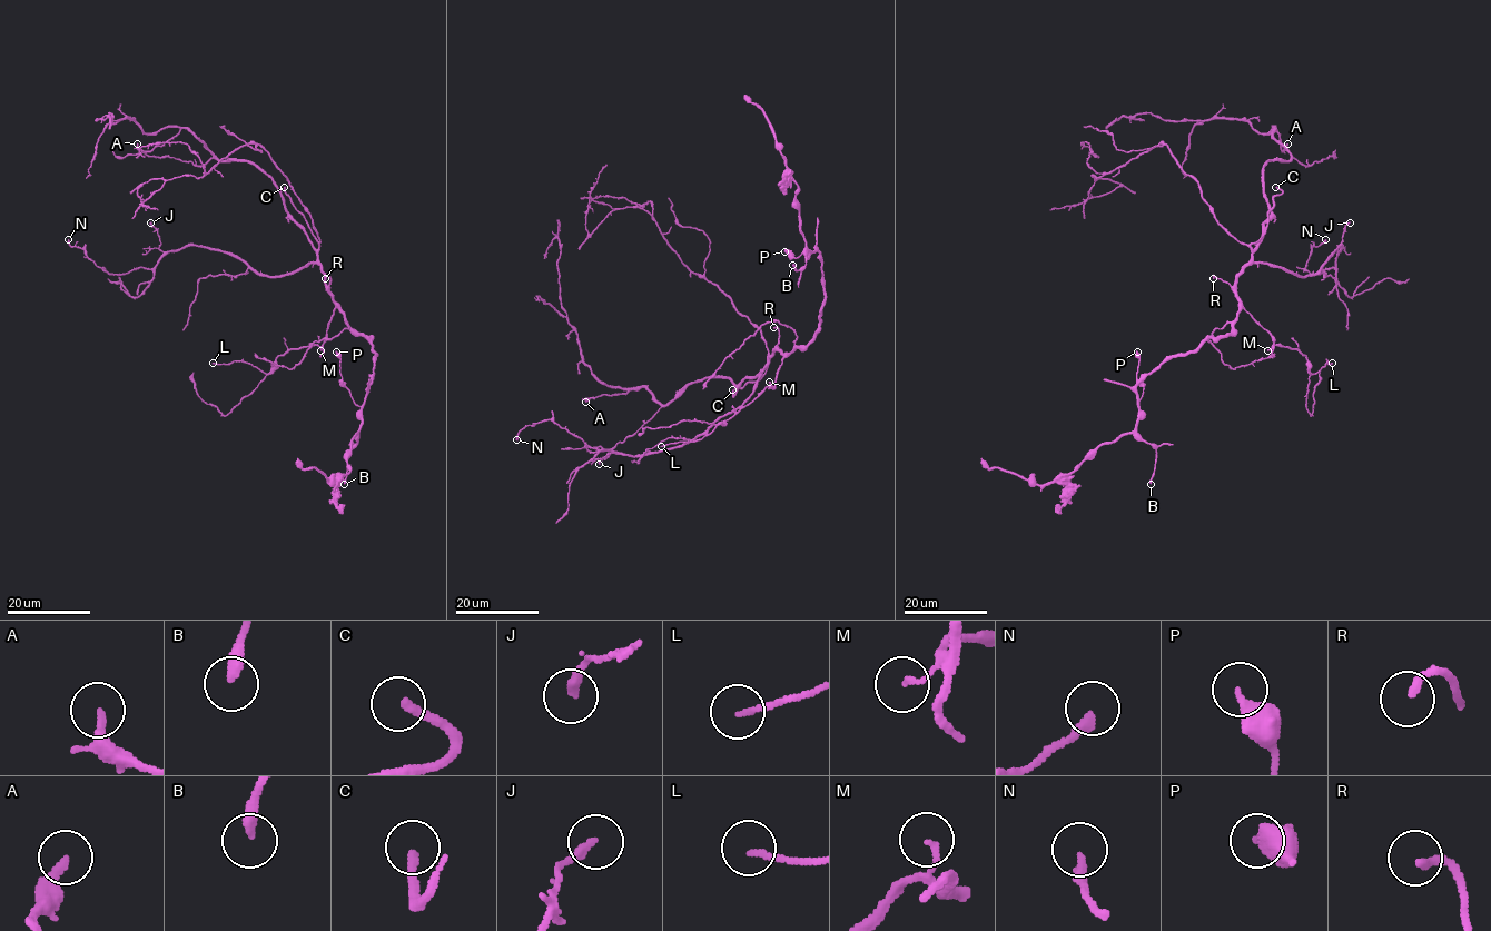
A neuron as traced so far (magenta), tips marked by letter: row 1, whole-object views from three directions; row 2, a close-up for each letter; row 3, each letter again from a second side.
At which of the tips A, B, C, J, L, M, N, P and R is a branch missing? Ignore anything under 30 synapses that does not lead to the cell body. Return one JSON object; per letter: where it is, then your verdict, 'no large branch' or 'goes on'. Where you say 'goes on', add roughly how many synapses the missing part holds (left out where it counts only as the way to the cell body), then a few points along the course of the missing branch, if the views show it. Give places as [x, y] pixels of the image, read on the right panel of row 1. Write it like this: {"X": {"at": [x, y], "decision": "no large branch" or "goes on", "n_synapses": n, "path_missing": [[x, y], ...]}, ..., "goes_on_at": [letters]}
{"A": {"at": [1287, 144], "decision": "no large branch"}, "B": {"at": [1151, 484], "decision": "no large branch"}, "C": {"at": [1275, 187], "decision": "goes on", "path_missing": [[1275, 187], [1275, 174], [1306, 137], [1322, 96], [1321, 66], [1311, 78], [1305, 73], [1350, 35], [1375, 26]]}, "J": {"at": [1350, 223], "decision": "no large branch"}, "L": {"at": [1332, 363], "decision": "no large branch"}, "M": {"at": [1267, 350], "decision": "no large branch"}, "N": {"at": [1325, 239], "decision": "no large branch"}, "P": {"at": [1137, 352], "decision": "no large branch"}, "R": {"at": [1213, 278], "decision": "no large branch"}, "goes_on_at": ["C"]}

